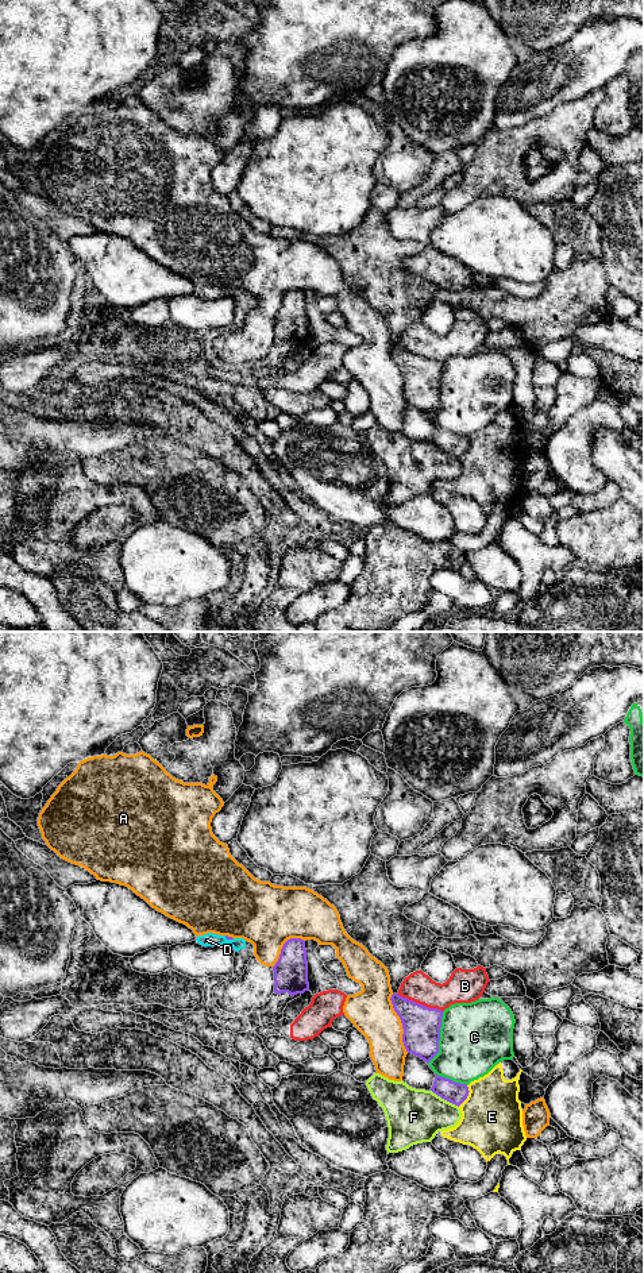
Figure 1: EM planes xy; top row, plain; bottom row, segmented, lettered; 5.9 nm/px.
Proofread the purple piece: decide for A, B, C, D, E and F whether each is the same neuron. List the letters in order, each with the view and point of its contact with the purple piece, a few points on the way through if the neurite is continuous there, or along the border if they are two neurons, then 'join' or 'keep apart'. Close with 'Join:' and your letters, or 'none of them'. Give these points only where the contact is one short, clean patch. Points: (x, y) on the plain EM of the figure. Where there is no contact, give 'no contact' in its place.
A: xy (401, 374) | keep apart
B: xy (420, 357) | along xy (397, 344), (442, 363) | keep apart
C: xy (439, 389) | keep apart
D: xy (230, 290) | join
E: xy (467, 447) | keep apart
F: xy (444, 451) | keep apart
Join: D

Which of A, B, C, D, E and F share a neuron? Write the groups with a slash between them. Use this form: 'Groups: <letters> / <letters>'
Groups: A / B / C / D / E / F

